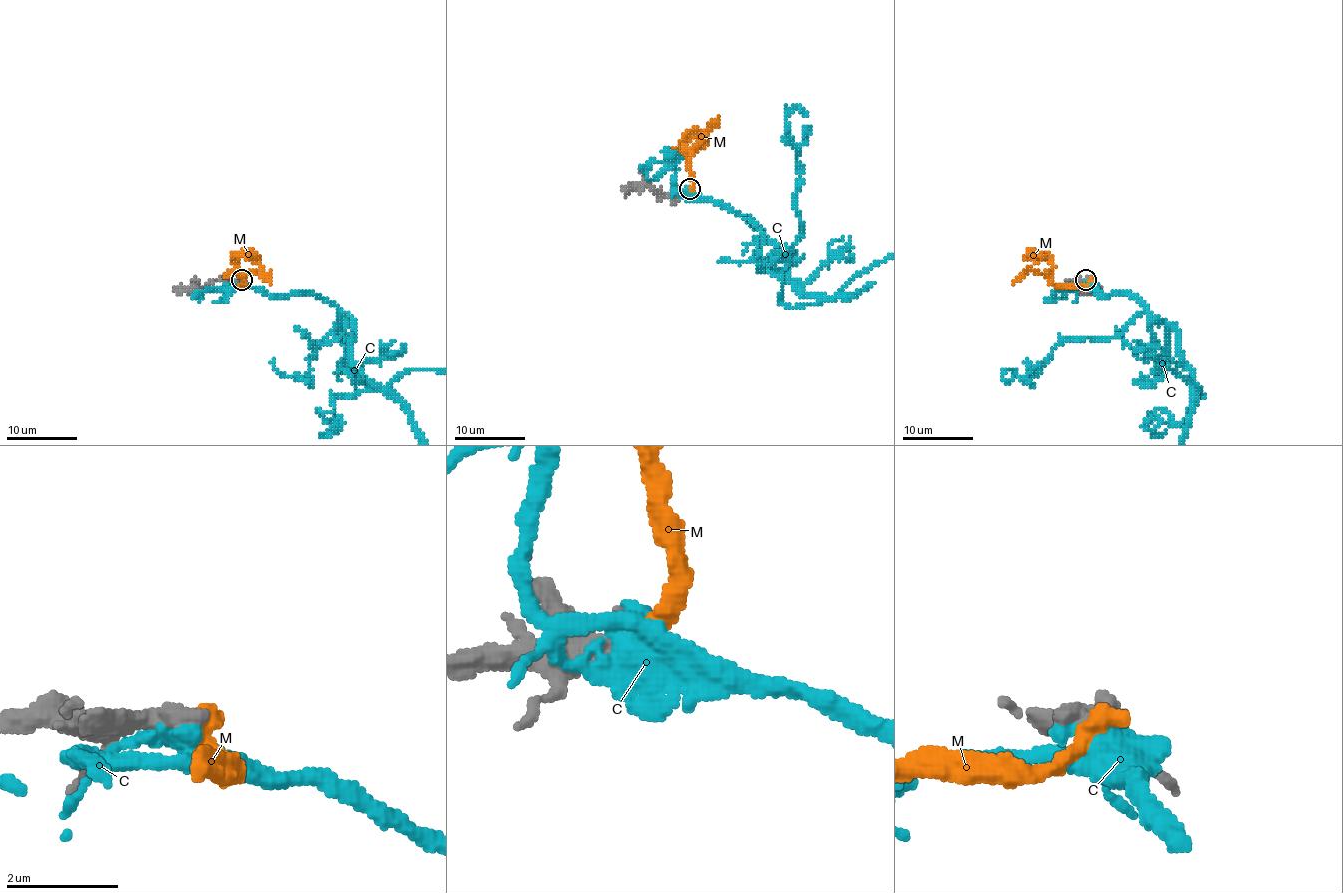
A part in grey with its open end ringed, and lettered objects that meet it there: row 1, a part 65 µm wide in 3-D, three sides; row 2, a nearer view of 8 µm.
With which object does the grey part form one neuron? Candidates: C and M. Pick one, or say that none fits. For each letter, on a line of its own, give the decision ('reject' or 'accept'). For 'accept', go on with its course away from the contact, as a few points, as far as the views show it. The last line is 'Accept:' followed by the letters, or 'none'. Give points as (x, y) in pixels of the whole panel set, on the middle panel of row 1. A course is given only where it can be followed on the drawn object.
C: reject
M: reject
Accept: none

